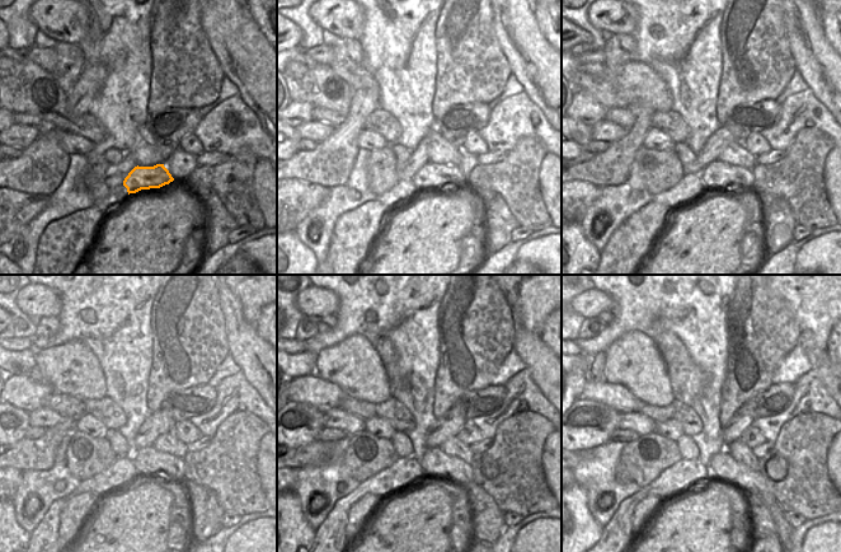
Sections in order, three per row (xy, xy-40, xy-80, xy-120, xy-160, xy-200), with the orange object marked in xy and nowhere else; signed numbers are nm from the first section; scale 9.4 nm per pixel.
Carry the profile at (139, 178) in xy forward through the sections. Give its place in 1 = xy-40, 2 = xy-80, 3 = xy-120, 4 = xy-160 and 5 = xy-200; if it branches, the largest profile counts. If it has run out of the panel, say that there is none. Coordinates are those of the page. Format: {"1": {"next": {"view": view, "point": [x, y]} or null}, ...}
{"1": {"next": {"view": "xy-40", "point": [431, 176]}}, "2": {"next": {"view": "xy-80", "point": [718, 174]}}, "3": {"next": {"view": "xy-120", "point": [148, 461]}}, "4": {"next": {"view": "xy-160", "point": [436, 463]}}, "5": {"next": {"view": "xy-200", "point": [723, 466]}}}

